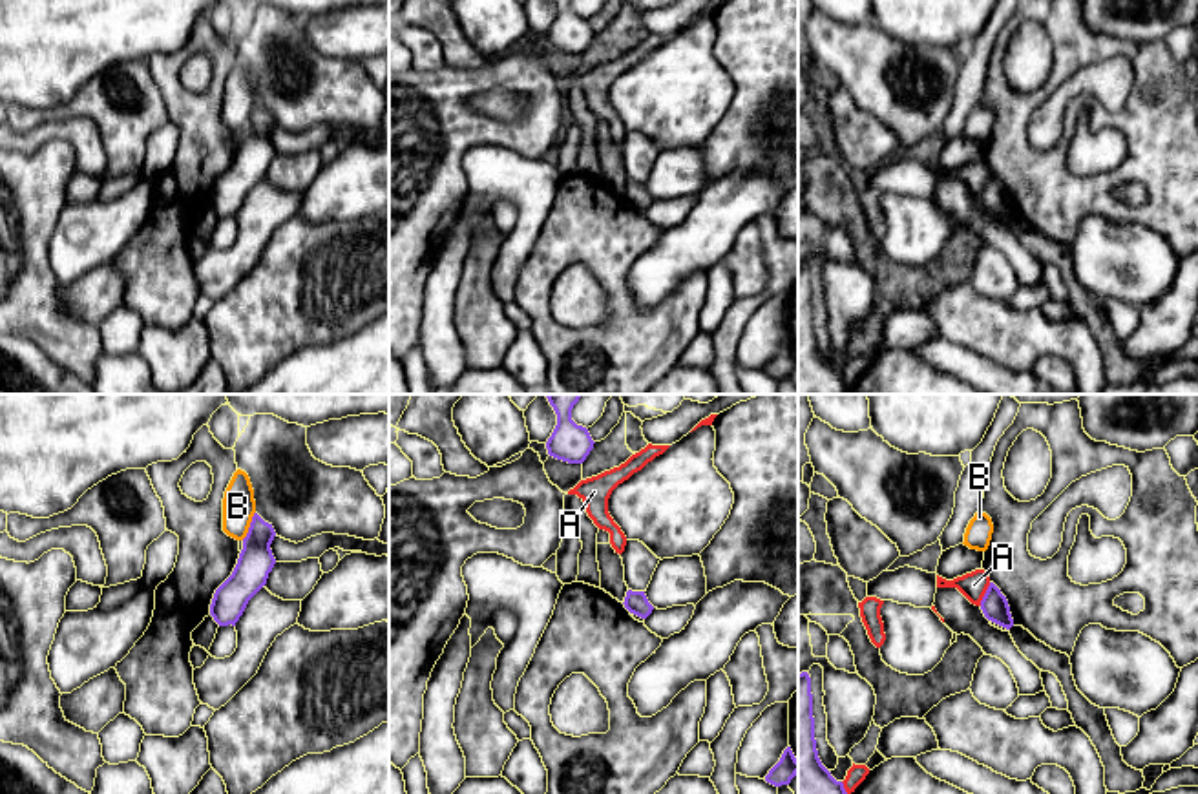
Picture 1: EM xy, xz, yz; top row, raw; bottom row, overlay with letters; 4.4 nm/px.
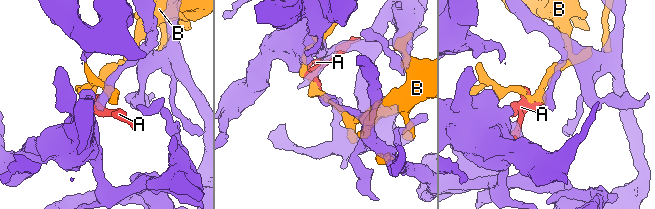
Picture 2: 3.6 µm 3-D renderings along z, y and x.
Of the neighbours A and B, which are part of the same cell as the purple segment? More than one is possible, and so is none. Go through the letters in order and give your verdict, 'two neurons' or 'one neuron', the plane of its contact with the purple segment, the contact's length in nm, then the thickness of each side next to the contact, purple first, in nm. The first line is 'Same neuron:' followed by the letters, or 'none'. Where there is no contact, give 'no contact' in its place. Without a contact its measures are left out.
Same neuron: none
A: two neurons; meets purple in yz; contact 120 nm long; 120 nm thick on the purple side, 120 nm on the other
B: two neurons; meets purple in xy; contact 140 nm long; 160 nm thick on the purple side, 140 nm on the other

